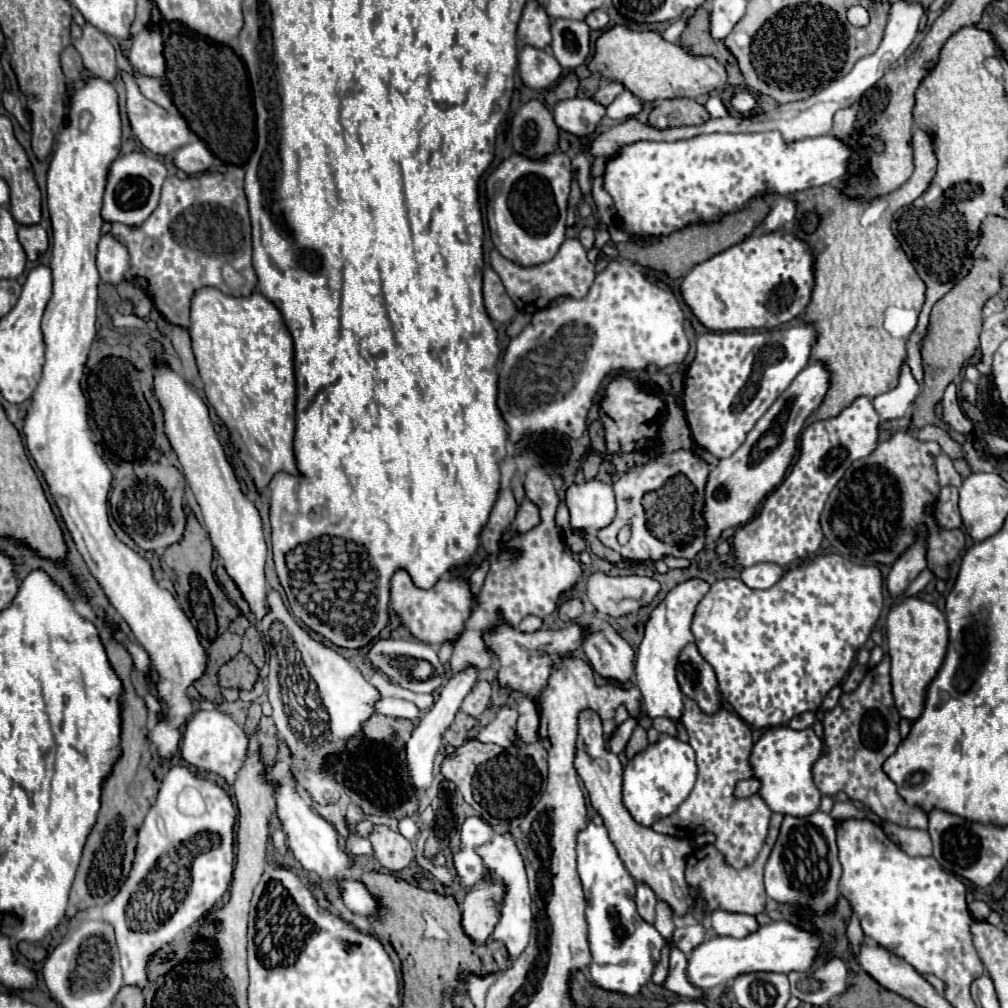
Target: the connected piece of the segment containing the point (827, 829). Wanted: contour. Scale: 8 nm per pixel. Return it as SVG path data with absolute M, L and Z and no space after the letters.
M816 812L808 818L784 816L778 840L764 868L766 894L782 904L800 904L812 914L824 916L838 902L838 882L842 866L836 848L836 820L830 814Z

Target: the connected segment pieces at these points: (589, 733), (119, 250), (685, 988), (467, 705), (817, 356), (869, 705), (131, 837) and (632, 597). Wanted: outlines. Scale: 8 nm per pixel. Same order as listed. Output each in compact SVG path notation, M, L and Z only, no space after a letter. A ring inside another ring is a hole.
M582 710L580 726L578 726L578 738L576 738L576 774L584 782L584 788L588 790L590 806L596 810L598 816L602 816L604 826L608 830L608 836L612 844L616 846L624 866L634 876L634 880L640 884L644 882L650 886L658 900L666 902L674 916L686 916L690 912L688 904L688 884L684 880L684 864L688 854L692 852L692 846L686 838L674 838L666 834L658 834L652 828L644 828L634 822L634 818L628 814L628 810L622 804L622 766L616 754L612 754L606 748L602 720L594 710ZM654 848L666 848L672 852L672 860L666 862L666 866L656 866L654 860L650 860Z
M104 234L98 244L98 272L102 282L116 286L128 274L128 248L112 238L112 234Z
M672 948L672 954L670 954L670 972L668 972L668 978L664 980L662 986L666 990L670 990L670 992L680 994L680 996L700 998L702 990L692 986L688 982L688 978L686 978L686 964L688 964L688 958L678 948Z
M476 682L476 686L470 690L470 694L464 698L462 702L462 712L466 712L468 716L482 716L482 712L488 708L490 704L490 684L488 682Z
M912 126L912 150L914 150L912 176L908 178L908 182L904 182L904 186L900 186L898 190L894 190L886 196L886 200L888 200L886 212L882 214L882 218L876 224L870 224L866 228L860 224L860 216L864 210L858 210L854 200L838 200L838 192L830 184L824 184L818 188L808 188L808 190L796 192L792 196L796 202L812 202L812 208L820 210L820 226L816 230L816 238L824 244L824 248L820 254L816 254L816 278L814 278L812 298L810 298L810 306L804 312L802 322L812 322L816 326L818 336L816 336L816 346L812 346L812 360L824 362L824 366L828 366L828 370L832 370L832 386L828 388L828 394L824 396L824 402L818 406L818 410L806 420L804 428L812 422L838 416L860 394L862 396L878 396L878 394L884 394L884 392L896 388L896 384L898 384L900 364L906 360L906 340L894 338L884 330L884 326L882 326L884 308L886 306L904 306L904 308L914 308L916 312L920 312L920 308L924 304L926 286L920 280L920 276L916 274L916 270L912 268L904 250L900 248L900 242L894 238L894 234L890 230L890 222L892 222L892 214L898 208L912 204L928 188L928 184L936 172L936 156L934 156L932 136L916 126Z
M888 656L874 668L868 668L866 676L852 692L842 692L838 704L824 712L824 748L826 752L812 766L814 784L822 794L834 796L844 792L852 800L864 802L880 818L904 828L928 828L928 816L918 806L908 806L896 792L894 782L884 774L884 760L896 752L900 744L898 732L900 714L894 706L890 690L890 660Z
M104 624L100 630L100 640L104 642L108 660L112 670L116 670L116 676L122 680L124 694L120 696L120 758L112 766L112 774L104 778L102 796L100 796L100 810L96 824L92 826L92 832L88 834L88 840L84 844L82 860L70 890L70 902L66 916L74 916L78 910L90 908L90 906L102 906L110 902L116 896L116 890L124 884L124 878L128 878L136 854L136 842L138 842L138 830L144 822L146 812L150 810L152 802L156 800L160 782L154 778L150 770L152 762L152 750L148 740L148 708L144 704L144 698L136 692L132 684L132 656L128 650L112 638L112 632L118 630L118 624ZM140 792L142 792L142 810L140 810Z
M604 572L592 574L586 586L586 598L590 604L612 618L648 606L658 592L660 584L650 576L608 576Z

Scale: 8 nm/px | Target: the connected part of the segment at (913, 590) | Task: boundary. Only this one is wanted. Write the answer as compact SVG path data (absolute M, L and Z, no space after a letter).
M924 568L920 574L918 574L918 578L910 584L910 588L906 590L906 596L916 596L930 580L934 578L934 574L932 574L932 570L928 570L928 568Z

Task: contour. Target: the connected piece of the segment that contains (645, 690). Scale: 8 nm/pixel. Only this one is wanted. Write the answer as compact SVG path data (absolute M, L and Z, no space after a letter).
M690 578L686 582L680 582L674 586L666 598L652 610L646 626L644 626L644 640L638 648L636 656L636 686L640 688L644 696L644 708L650 718L664 716L670 720L682 718L682 698L680 686L676 682L676 660L682 652L682 648L690 642L694 642L694 634L690 630L692 614L696 604L702 600L702 596L708 592L708 582L700 578Z

